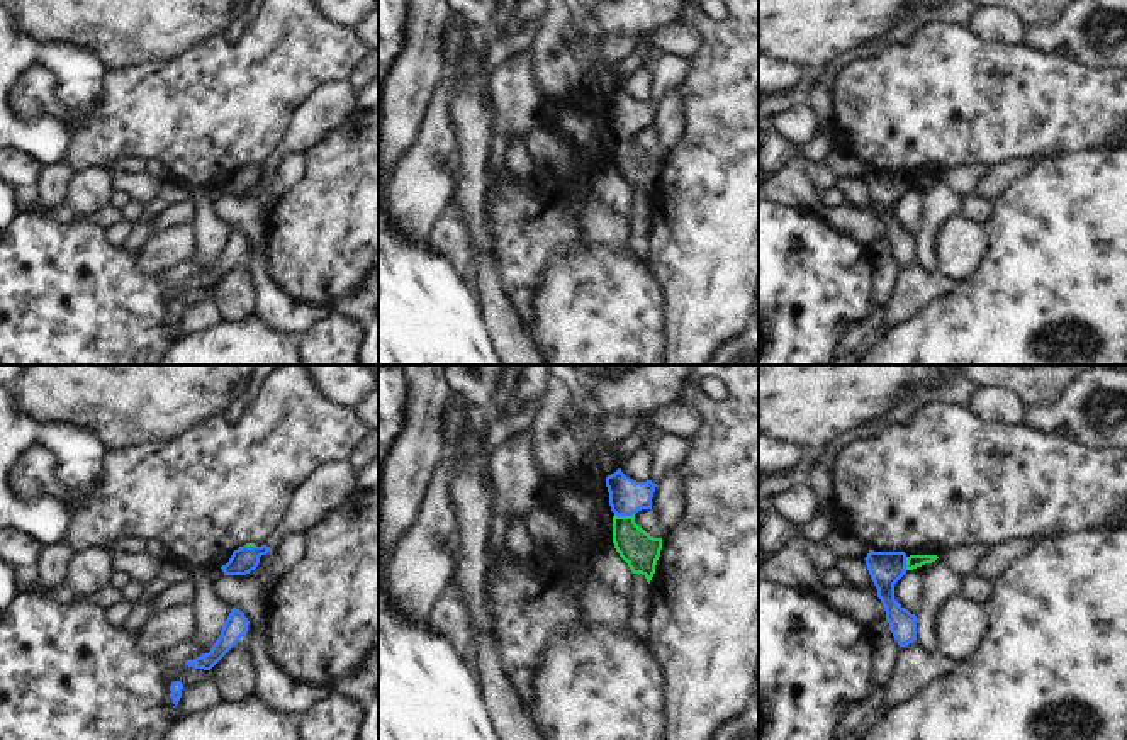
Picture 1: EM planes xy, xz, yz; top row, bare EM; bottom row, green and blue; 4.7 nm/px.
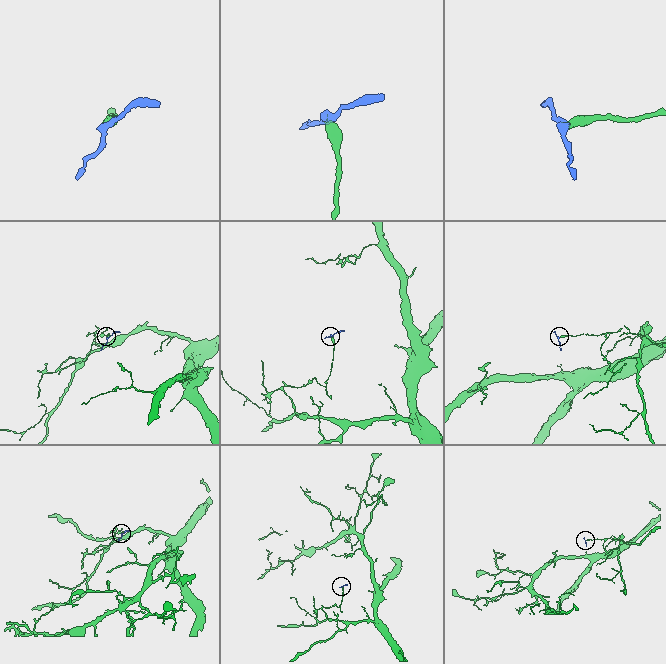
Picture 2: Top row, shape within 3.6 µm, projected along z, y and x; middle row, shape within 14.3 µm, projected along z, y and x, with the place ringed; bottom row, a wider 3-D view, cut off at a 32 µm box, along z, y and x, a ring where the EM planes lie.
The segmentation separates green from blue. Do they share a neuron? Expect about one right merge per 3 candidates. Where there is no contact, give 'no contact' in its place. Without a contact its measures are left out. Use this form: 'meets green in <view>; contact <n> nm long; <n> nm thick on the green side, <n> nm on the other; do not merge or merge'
meets green in xz; contact 100 nm long; 170 nm thick on the green side, 170 nm on the other; merge

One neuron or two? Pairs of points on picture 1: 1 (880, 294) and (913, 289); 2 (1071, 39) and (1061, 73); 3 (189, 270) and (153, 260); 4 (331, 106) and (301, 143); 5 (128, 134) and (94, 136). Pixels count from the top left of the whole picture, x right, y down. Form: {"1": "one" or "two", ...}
{"1": "two", "2": "two", "3": "two", "4": "one", "5": "one"}

